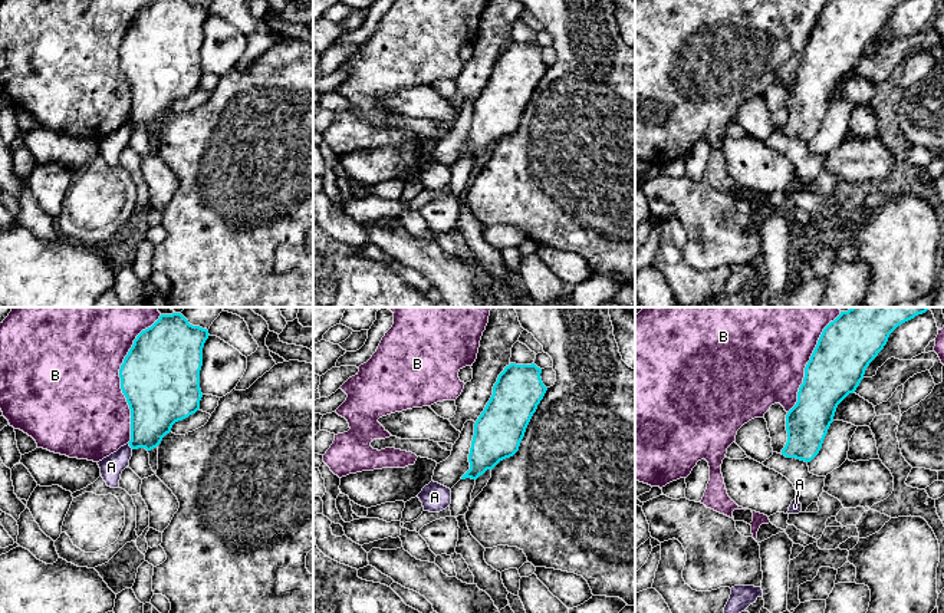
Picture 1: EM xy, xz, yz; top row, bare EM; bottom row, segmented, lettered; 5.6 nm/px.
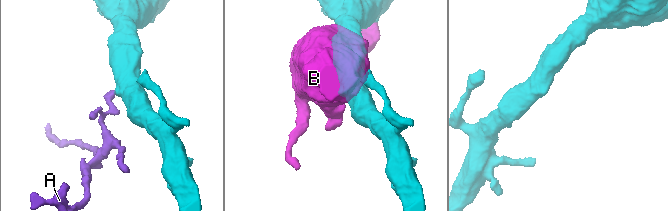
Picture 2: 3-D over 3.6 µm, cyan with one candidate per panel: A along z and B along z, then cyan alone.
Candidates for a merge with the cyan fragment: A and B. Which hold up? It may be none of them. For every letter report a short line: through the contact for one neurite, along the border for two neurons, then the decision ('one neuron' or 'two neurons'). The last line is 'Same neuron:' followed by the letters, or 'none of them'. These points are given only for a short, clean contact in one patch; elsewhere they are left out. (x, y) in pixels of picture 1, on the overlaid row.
A: xy (128, 442), (132, 448) | two neurons
B: two neurons
Same neuron: none of them

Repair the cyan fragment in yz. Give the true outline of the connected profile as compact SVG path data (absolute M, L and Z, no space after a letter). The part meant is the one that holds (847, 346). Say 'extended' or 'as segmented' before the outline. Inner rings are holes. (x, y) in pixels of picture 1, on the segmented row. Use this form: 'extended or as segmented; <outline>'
as segmented; M851 307L830 322L805 368L796 405L786 415L786 458L810 462L838 405L856 390L869 363L902 323L930 307Z

